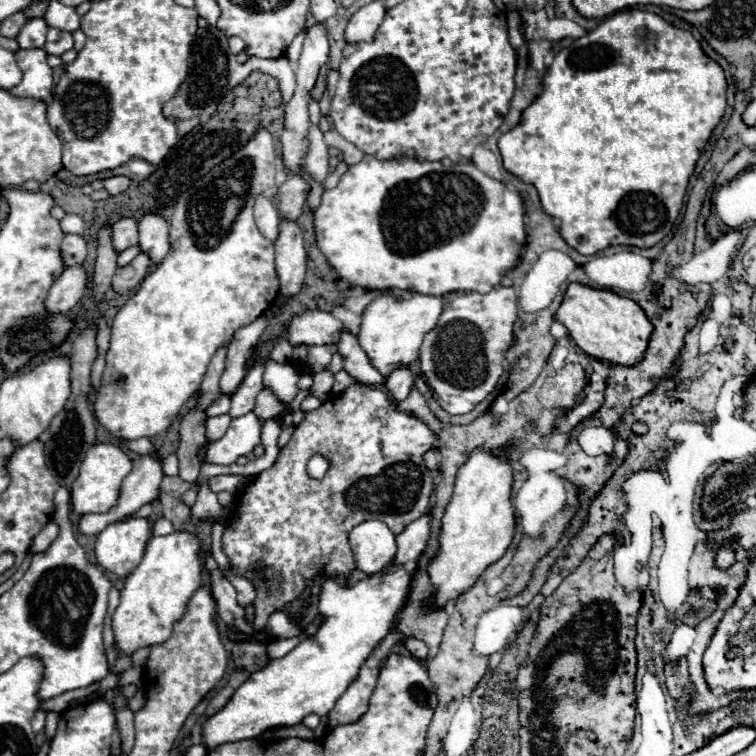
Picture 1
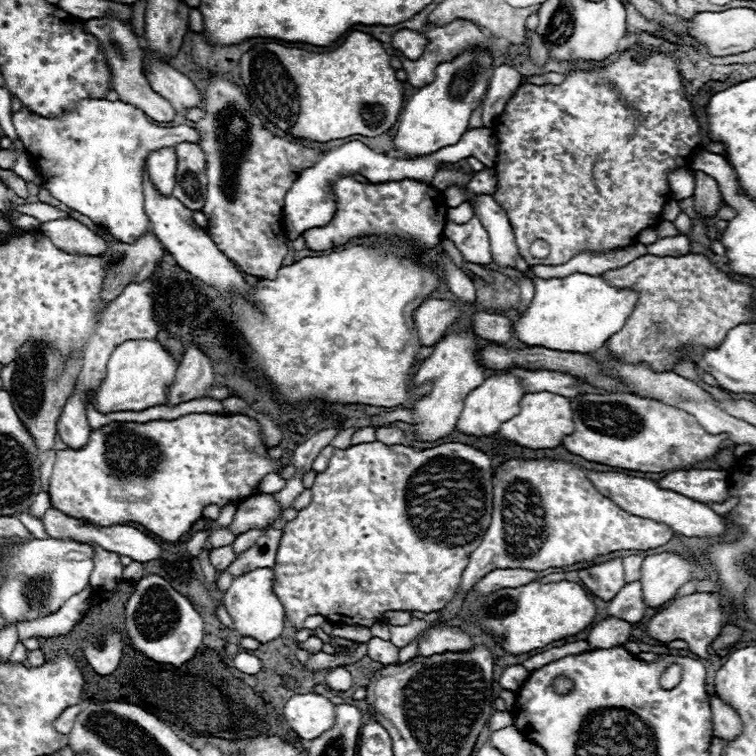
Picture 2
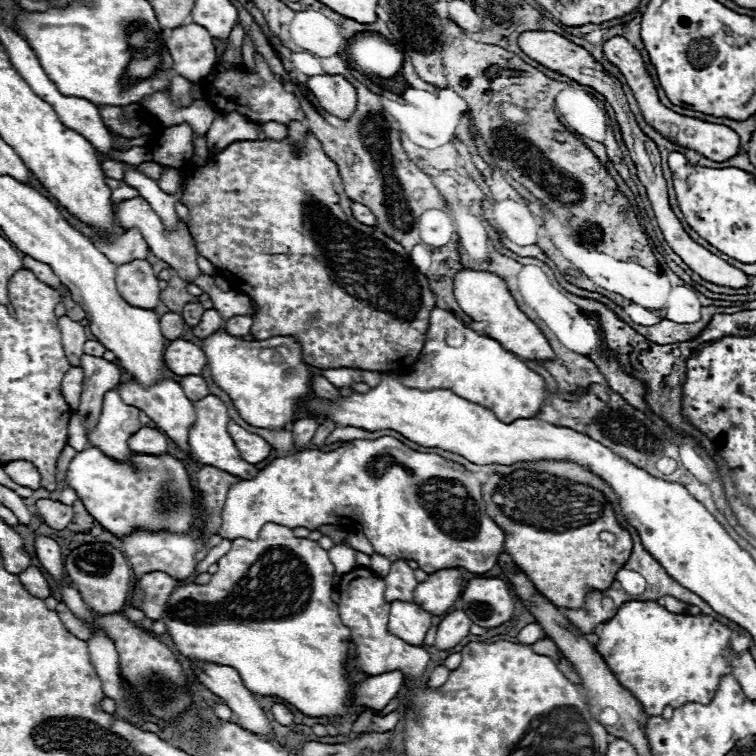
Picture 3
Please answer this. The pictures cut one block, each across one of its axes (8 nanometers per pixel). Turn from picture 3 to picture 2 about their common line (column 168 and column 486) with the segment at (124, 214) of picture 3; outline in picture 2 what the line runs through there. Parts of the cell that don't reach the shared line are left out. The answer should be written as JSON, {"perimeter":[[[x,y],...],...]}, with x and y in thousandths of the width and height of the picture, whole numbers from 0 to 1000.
{"perimeter":[[[630,283],[616,296],[608,296],[608,299],[590,294],[587,312],[603,323],[603,328],[608,331],[608,336],[616,347],[635,349],[635,352],[643,352],[651,347],[648,317]]]}

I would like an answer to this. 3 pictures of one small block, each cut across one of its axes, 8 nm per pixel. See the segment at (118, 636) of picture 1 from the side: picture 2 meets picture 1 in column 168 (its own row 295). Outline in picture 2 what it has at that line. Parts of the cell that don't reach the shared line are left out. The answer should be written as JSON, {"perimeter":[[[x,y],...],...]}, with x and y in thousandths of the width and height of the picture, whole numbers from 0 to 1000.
{"perimeter":[[[754,362],[730,370],[706,370],[709,386],[693,415],[680,423],[680,444],[698,458],[730,458],[733,463],[786,466],[815,442],[841,405],[841,386],[815,384],[796,365]]]}

